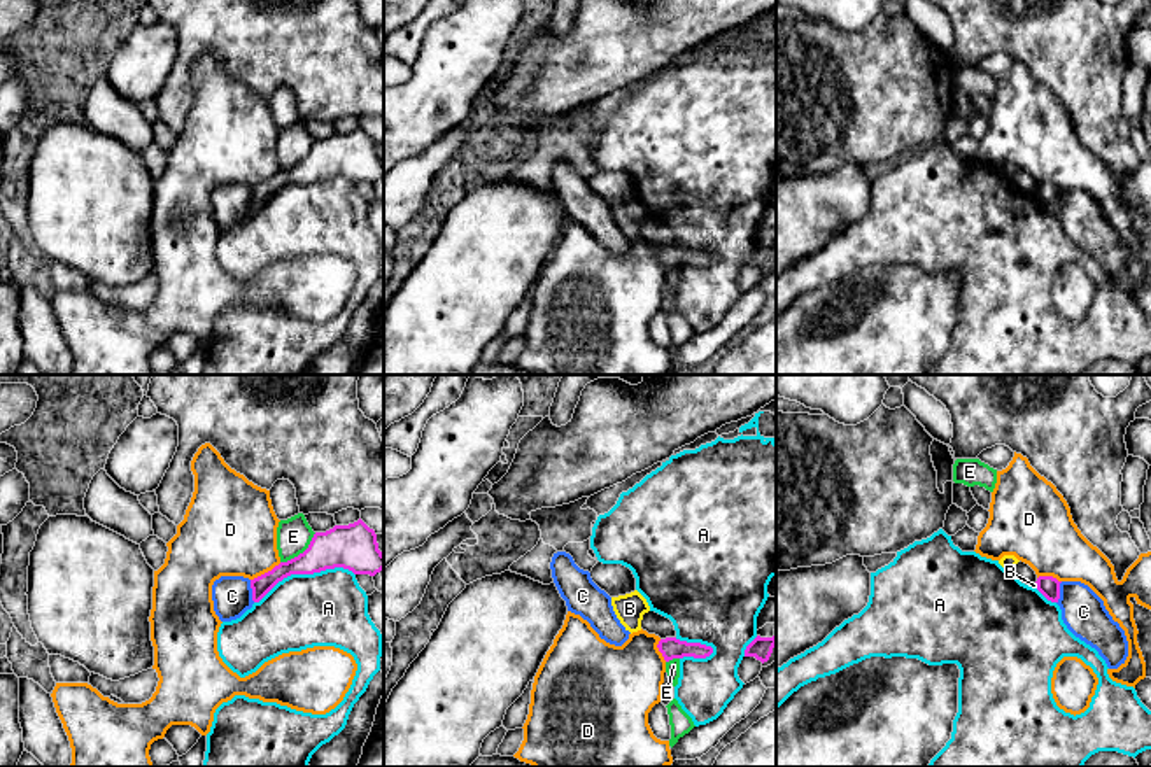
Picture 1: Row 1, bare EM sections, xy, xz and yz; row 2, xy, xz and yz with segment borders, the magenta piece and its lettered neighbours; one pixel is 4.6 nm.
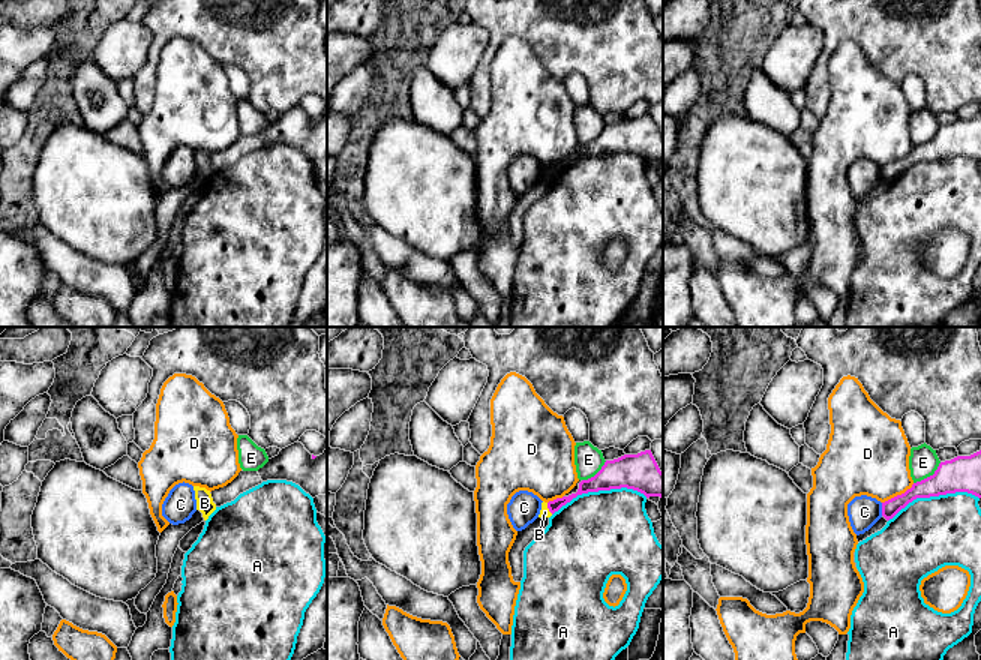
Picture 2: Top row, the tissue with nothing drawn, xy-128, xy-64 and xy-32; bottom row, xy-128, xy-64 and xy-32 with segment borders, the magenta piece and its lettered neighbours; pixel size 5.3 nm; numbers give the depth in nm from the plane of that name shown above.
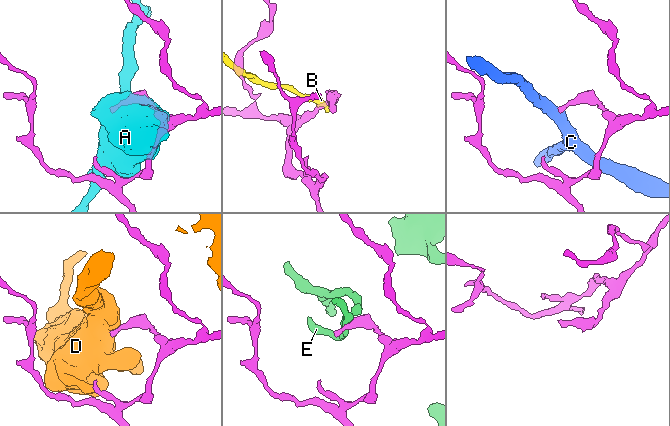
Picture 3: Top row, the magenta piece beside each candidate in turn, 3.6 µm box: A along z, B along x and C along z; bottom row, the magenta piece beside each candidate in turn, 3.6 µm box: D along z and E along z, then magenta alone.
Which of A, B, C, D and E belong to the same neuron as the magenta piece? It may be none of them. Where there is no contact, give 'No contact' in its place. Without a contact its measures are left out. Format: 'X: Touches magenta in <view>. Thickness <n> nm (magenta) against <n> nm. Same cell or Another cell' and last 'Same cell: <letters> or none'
A: Touches magenta in xy. Thickness 200 nm (magenta) against 340 nm. Another cell
B: Touches magenta in yz. Thickness 100 nm (magenta) against 20 nm. Another cell
C: Touches magenta in xy. Thickness 90 nm (magenta) against 180 nm. Another cell
D: Touches magenta in xy. Thickness 120 nm (magenta) against 420 nm. Another cell
E: Touches magenta in xy. Thickness 220 nm (magenta) against 160 nm. Another cell
Same cell: none

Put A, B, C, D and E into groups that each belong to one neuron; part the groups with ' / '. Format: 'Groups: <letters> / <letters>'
Groups: A / B / C / D / E

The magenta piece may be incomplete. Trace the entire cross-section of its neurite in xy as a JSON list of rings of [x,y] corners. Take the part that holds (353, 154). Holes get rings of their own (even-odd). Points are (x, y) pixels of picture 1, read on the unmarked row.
[[[361,126],[349,133],[315,140],[303,161],[251,187],[252,208],[259,210],[291,182],[314,182],[335,175],[370,184],[384,177],[384,161],[378,158],[377,142]]]

